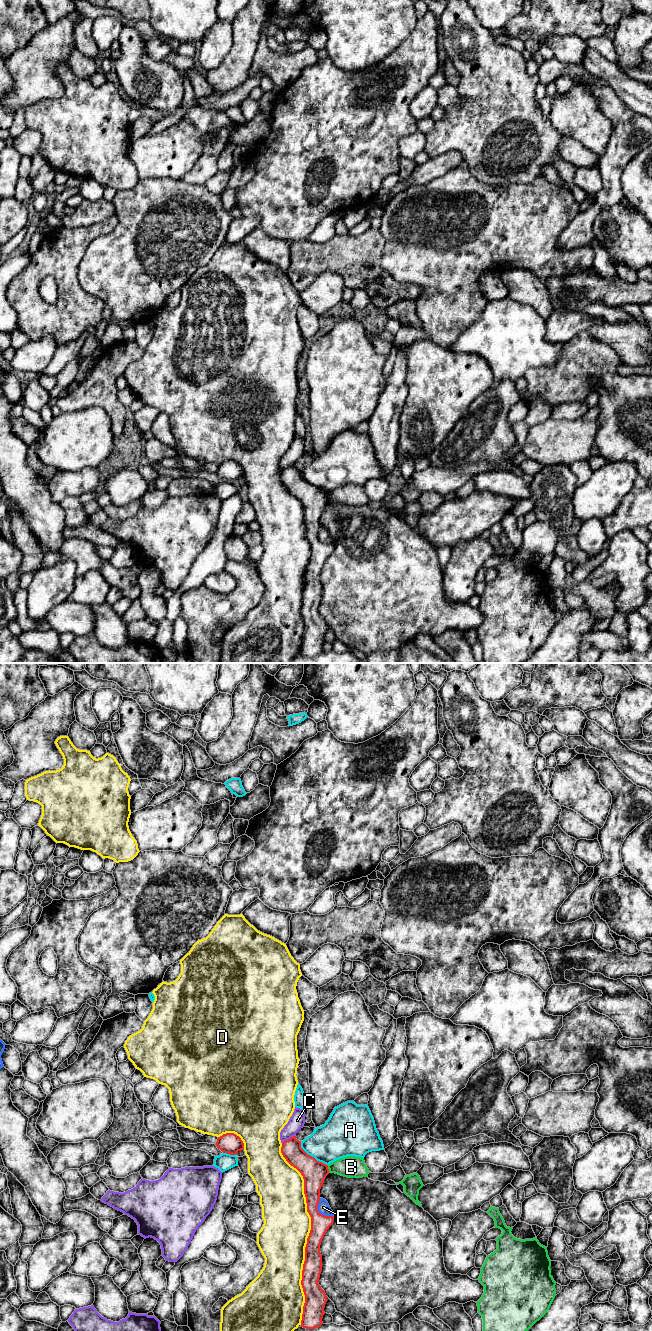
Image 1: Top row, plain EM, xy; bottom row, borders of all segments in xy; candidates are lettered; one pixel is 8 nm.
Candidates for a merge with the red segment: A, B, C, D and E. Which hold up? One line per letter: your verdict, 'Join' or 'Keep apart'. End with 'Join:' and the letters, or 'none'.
A: Keep apart
B: Keep apart
C: Keep apart
D: Keep apart
E: Keep apart
Join: none

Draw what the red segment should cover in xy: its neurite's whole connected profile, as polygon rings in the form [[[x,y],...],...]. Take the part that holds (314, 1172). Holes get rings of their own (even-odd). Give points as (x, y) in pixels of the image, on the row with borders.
[[[296,1136],[284,1141],[281,1153],[286,1161],[296,1168],[304,1179],[304,1194],[307,1212],[311,1217],[311,1230],[305,1247],[305,1261],[302,1270],[301,1285],[305,1295],[301,1327],[314,1329],[323,1324],[324,1307],[327,1302],[325,1291],[318,1281],[322,1271],[320,1245],[322,1239],[334,1222],[334,1216],[319,1213],[320,1189],[329,1174],[328,1165],[317,1161],[301,1148]]]

